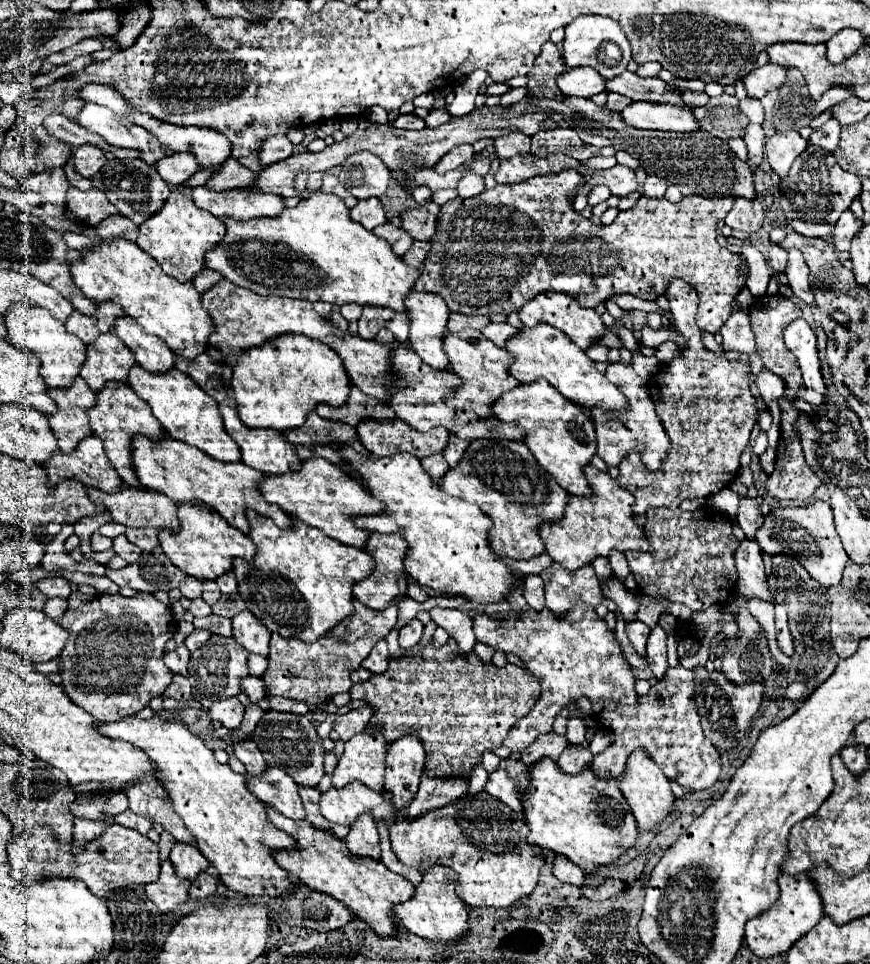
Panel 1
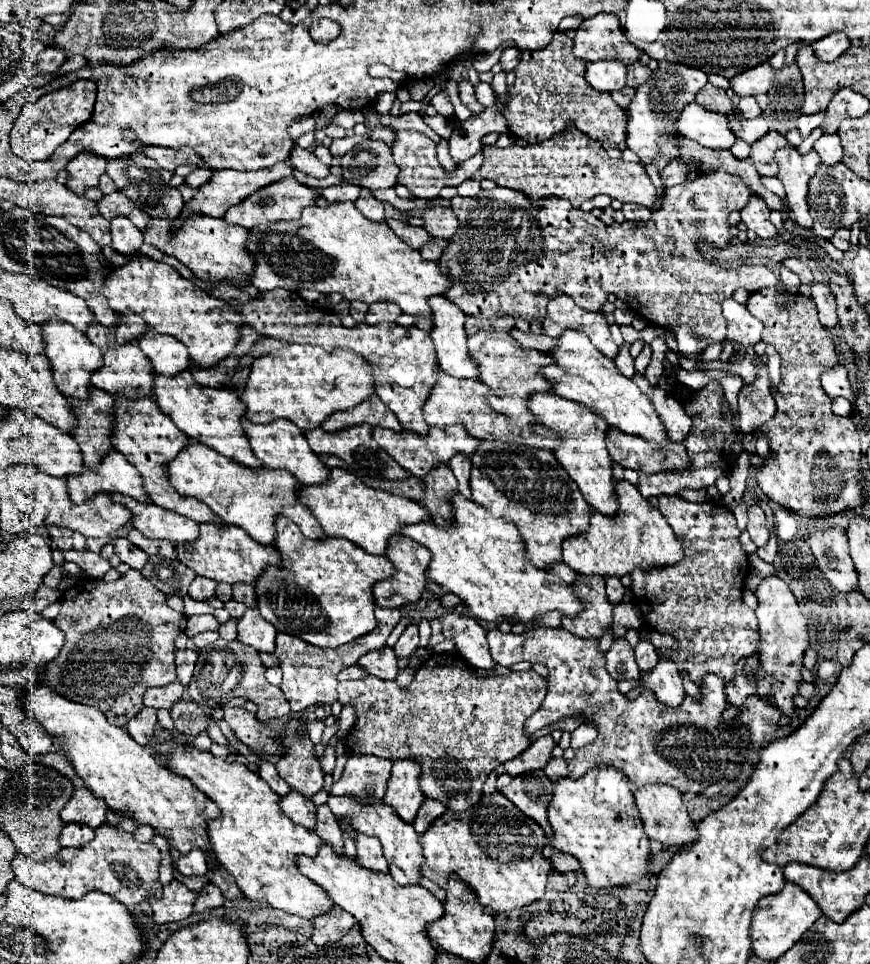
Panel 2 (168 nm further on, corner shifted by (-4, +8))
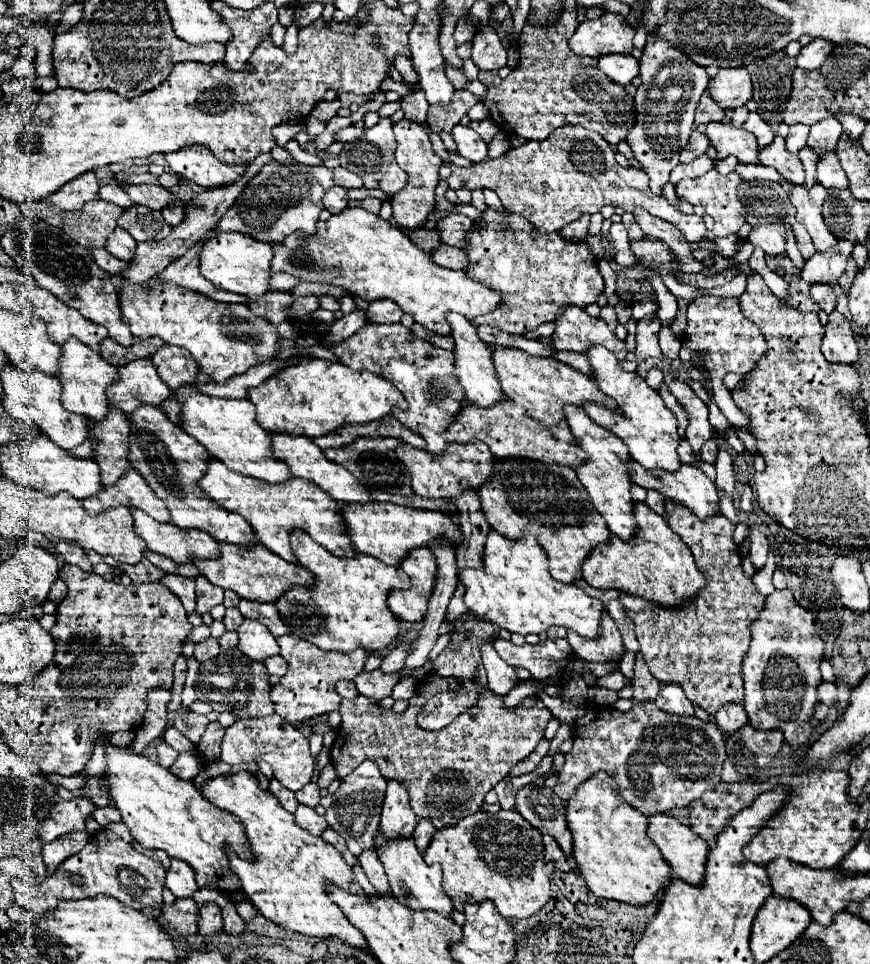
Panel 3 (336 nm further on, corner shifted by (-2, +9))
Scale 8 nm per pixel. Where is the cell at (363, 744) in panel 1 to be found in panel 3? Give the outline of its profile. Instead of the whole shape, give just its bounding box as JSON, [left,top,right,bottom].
[324,759,386,855]

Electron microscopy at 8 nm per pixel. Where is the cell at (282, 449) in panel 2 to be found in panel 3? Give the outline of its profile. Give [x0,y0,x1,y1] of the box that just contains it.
[270,431,372,503]

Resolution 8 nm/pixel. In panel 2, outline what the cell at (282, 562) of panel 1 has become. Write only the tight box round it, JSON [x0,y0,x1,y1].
[256,516,394,648]

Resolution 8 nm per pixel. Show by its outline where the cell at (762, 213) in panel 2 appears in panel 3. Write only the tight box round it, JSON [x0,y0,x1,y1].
[748,223,786,255]

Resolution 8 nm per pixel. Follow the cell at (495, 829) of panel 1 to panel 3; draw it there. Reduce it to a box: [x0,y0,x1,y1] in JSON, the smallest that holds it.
[424,805,550,921]

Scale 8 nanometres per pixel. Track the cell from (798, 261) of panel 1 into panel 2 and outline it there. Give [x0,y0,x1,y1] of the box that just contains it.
[812,284,838,330]

